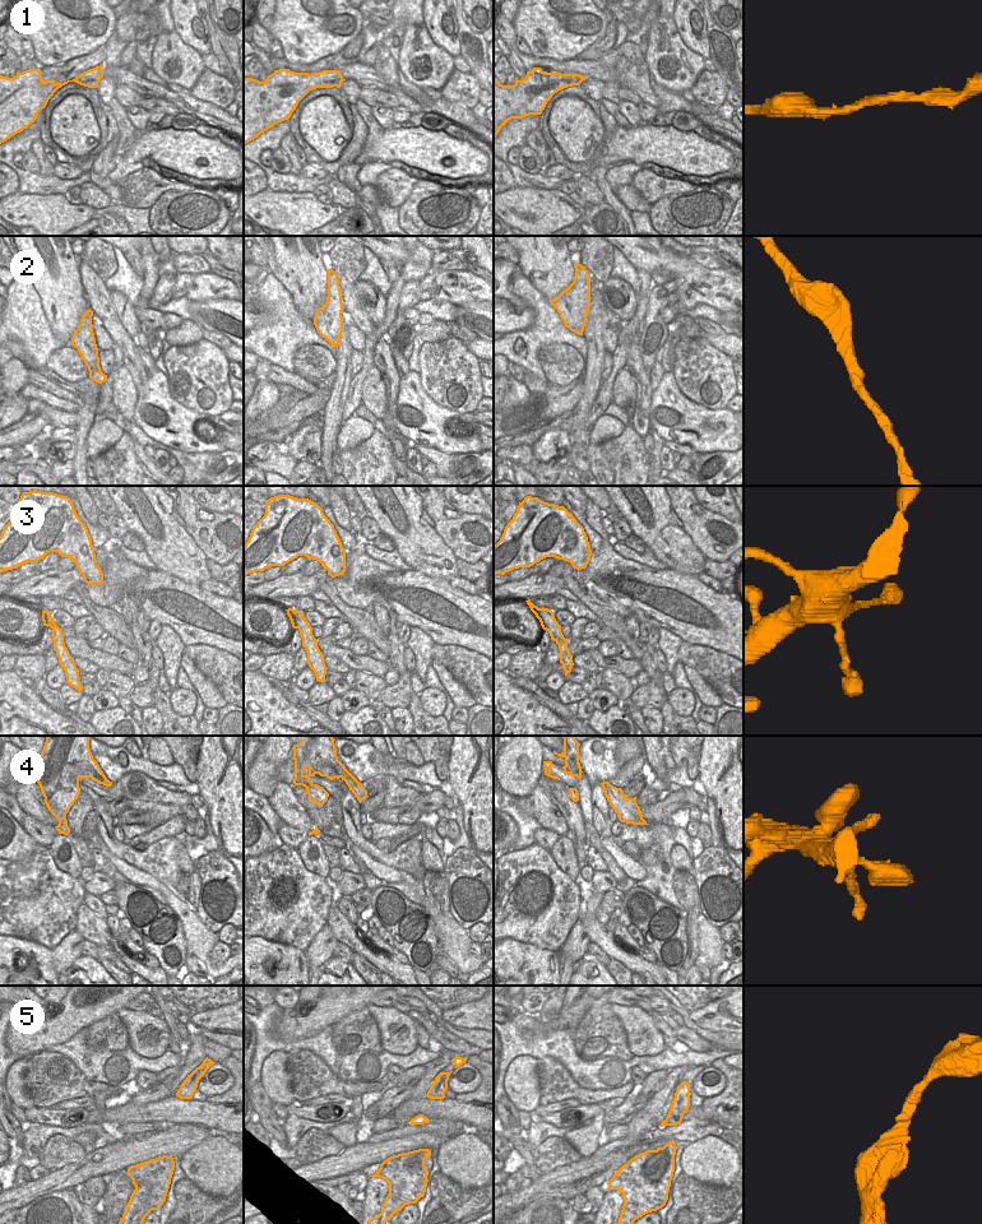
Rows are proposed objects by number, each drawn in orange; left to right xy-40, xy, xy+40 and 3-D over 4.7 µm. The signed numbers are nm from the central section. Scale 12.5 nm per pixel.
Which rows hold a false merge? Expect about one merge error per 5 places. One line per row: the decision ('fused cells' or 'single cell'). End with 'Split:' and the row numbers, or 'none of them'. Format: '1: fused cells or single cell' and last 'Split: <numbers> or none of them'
1: single cell
2: single cell
3: single cell
4: single cell
5: fused cells
Split: 5

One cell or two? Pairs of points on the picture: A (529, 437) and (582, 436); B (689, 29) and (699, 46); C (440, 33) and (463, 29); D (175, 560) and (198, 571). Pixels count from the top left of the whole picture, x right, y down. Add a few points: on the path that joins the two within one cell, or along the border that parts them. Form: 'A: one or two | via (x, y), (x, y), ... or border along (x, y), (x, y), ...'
A: two | border along (574, 409), (575, 429), (570, 436)
B: one | via (691, 33), (698, 42)
C: two | border along (453, 14), (457, 22), (457, 38), (461, 54)
D: one | via (180, 560), (185, 560), (193, 568)

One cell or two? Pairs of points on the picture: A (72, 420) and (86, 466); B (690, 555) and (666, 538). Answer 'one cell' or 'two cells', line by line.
A: two cells
B: one cell

